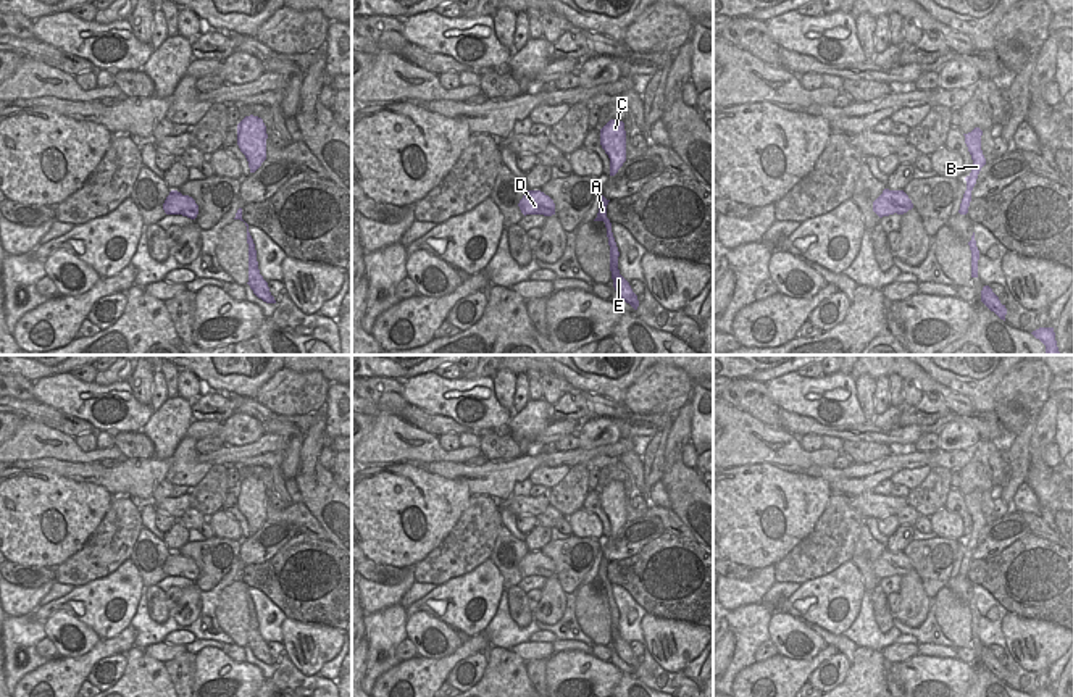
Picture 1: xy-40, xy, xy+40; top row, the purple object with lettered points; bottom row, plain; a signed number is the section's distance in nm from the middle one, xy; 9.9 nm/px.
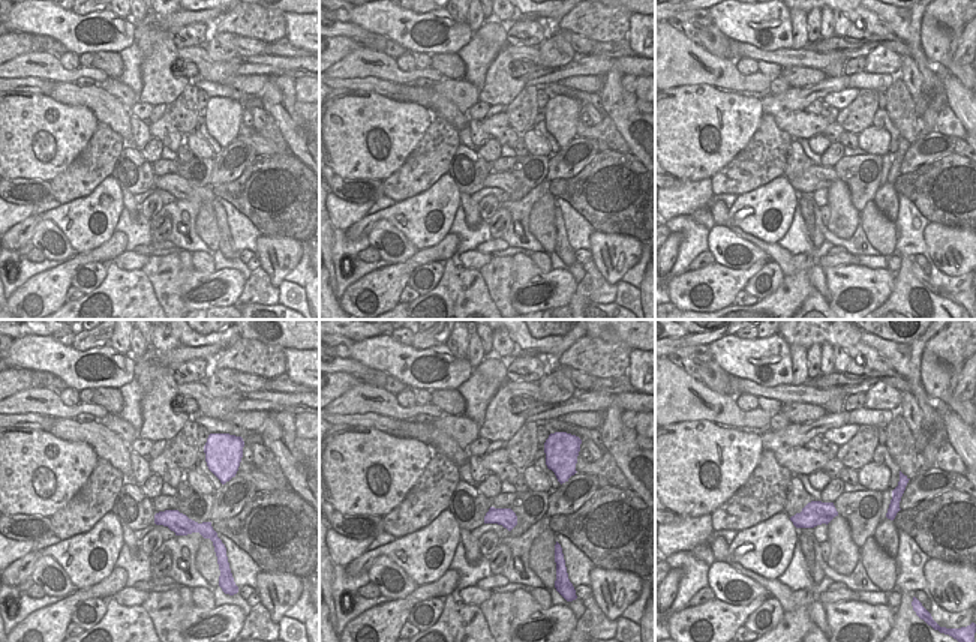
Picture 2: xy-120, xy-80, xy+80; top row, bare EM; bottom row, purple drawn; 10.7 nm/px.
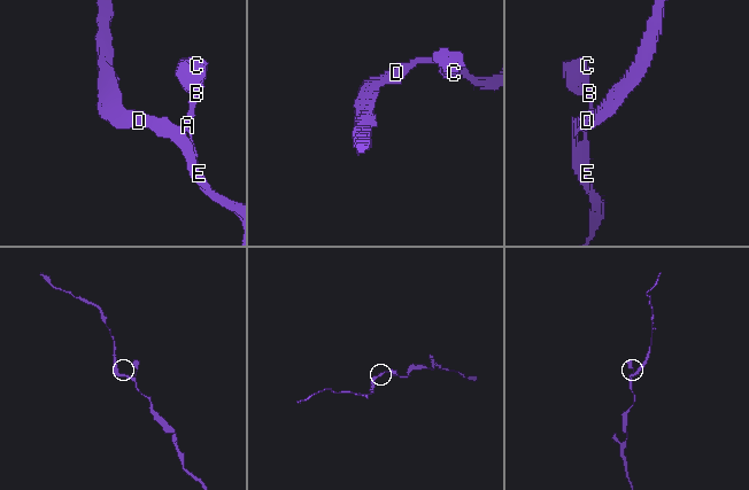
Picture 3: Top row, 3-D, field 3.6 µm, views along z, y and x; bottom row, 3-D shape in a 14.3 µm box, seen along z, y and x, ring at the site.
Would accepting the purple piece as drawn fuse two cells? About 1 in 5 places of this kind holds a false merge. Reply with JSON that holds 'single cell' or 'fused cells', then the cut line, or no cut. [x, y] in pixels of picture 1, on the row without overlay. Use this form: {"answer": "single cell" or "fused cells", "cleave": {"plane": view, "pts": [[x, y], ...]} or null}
{"answer": "single cell", "cleave": null}

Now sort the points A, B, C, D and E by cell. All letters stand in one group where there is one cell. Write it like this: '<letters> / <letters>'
A B C D E

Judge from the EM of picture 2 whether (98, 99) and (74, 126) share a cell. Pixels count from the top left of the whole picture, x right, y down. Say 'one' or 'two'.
two

